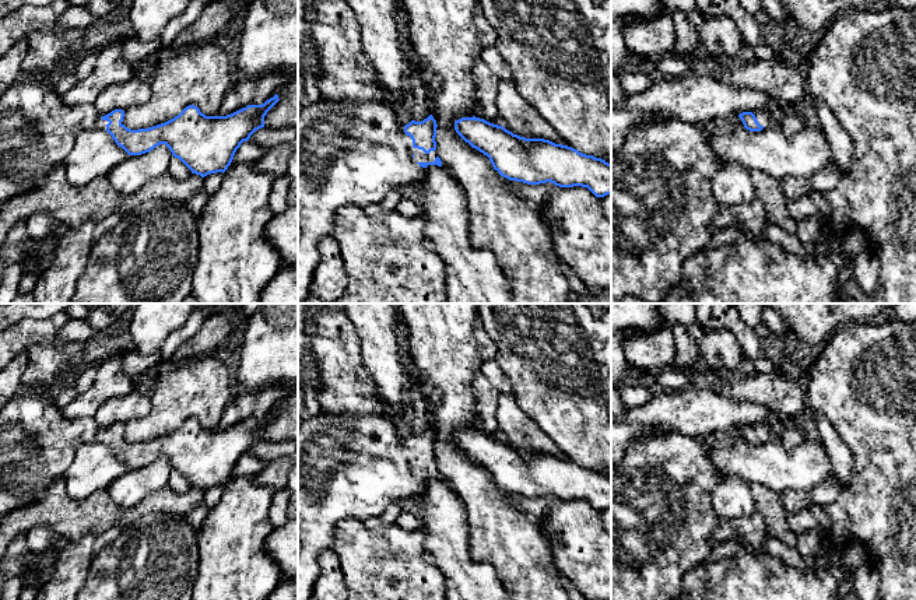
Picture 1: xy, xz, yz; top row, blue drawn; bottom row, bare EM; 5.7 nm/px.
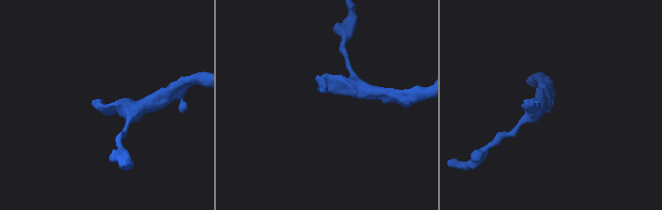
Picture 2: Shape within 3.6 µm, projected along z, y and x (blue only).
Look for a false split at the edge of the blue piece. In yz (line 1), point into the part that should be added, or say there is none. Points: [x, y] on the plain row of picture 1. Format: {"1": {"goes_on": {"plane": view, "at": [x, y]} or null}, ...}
{"1": {"goes_on": {"plane": "yz", "at": [789, 435]}}}

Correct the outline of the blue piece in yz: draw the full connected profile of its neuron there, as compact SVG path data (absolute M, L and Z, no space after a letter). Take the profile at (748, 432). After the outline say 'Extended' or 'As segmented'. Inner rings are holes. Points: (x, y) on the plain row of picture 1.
M785 422L780 425L761 424L761 425L743 425L738 428L744 441L750 445L761 445L765 439L780 443L786 449L793 449L803 443L804 432L799 425Z. Extended

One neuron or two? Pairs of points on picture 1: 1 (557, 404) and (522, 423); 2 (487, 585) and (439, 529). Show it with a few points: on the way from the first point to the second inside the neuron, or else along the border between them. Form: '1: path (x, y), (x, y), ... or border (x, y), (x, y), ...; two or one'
1: border (513, 393), (518, 404), (553, 441); two
2: path (473, 572), (446, 543); one

